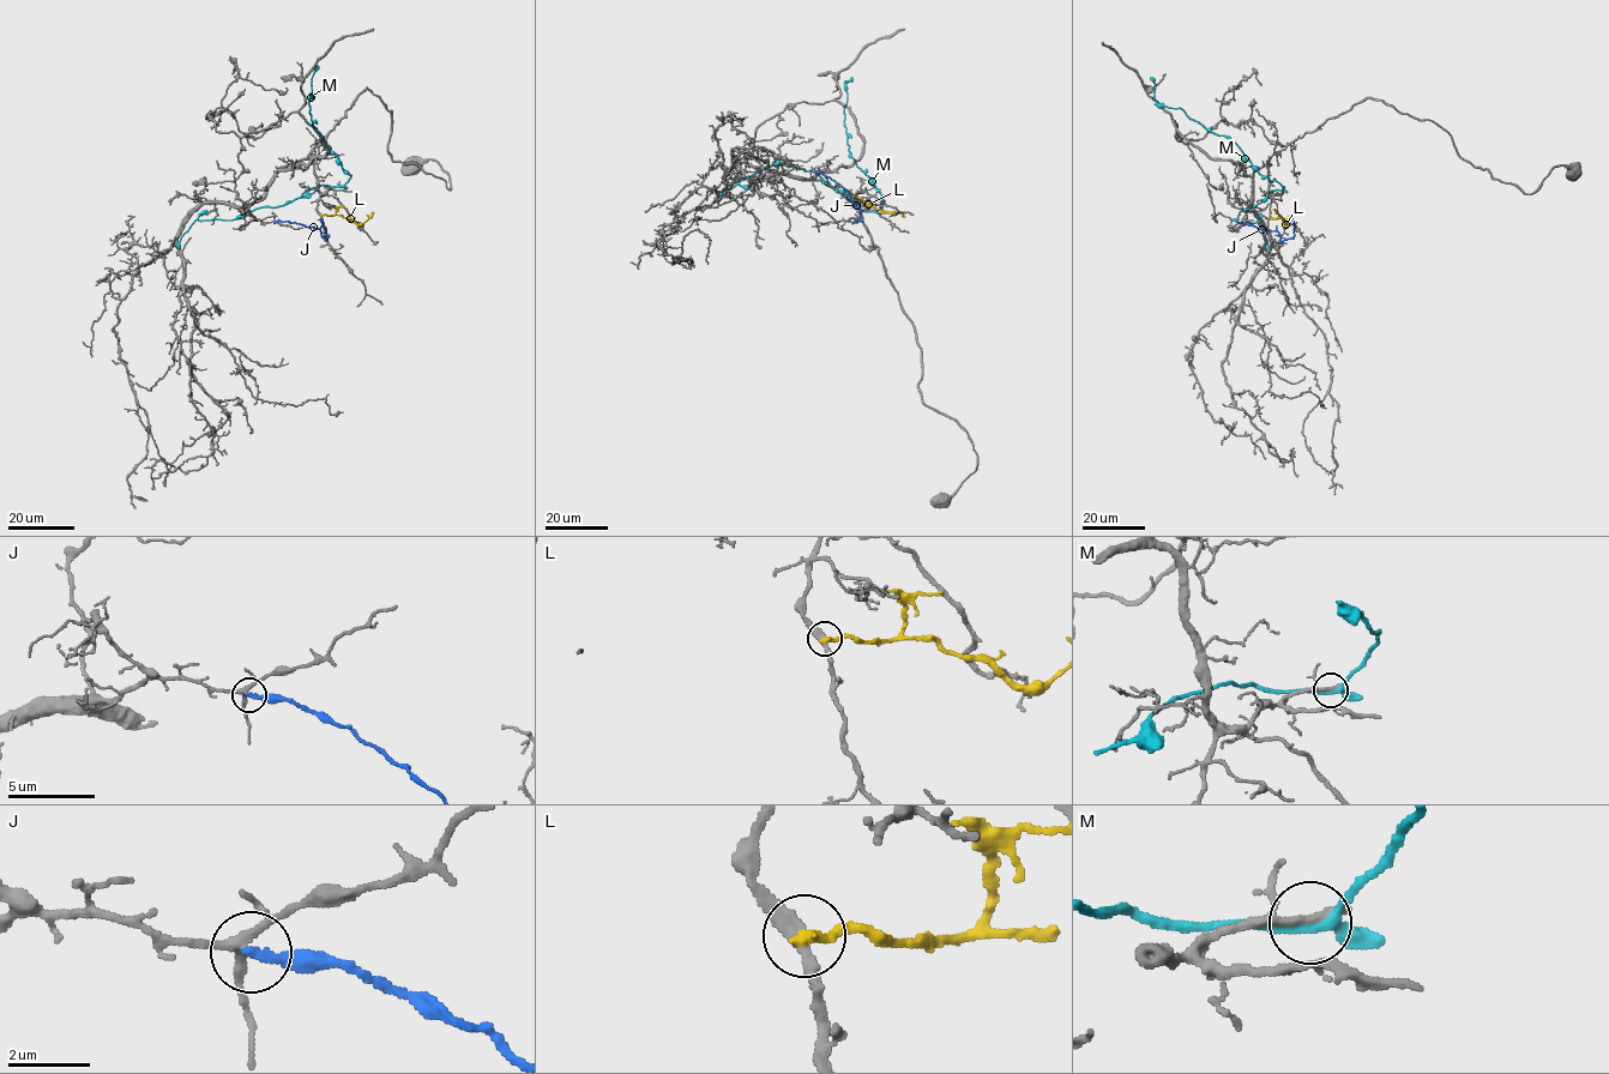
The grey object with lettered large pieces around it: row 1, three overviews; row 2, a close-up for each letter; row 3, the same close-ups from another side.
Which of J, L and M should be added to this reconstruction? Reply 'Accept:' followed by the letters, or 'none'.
Accept: none

